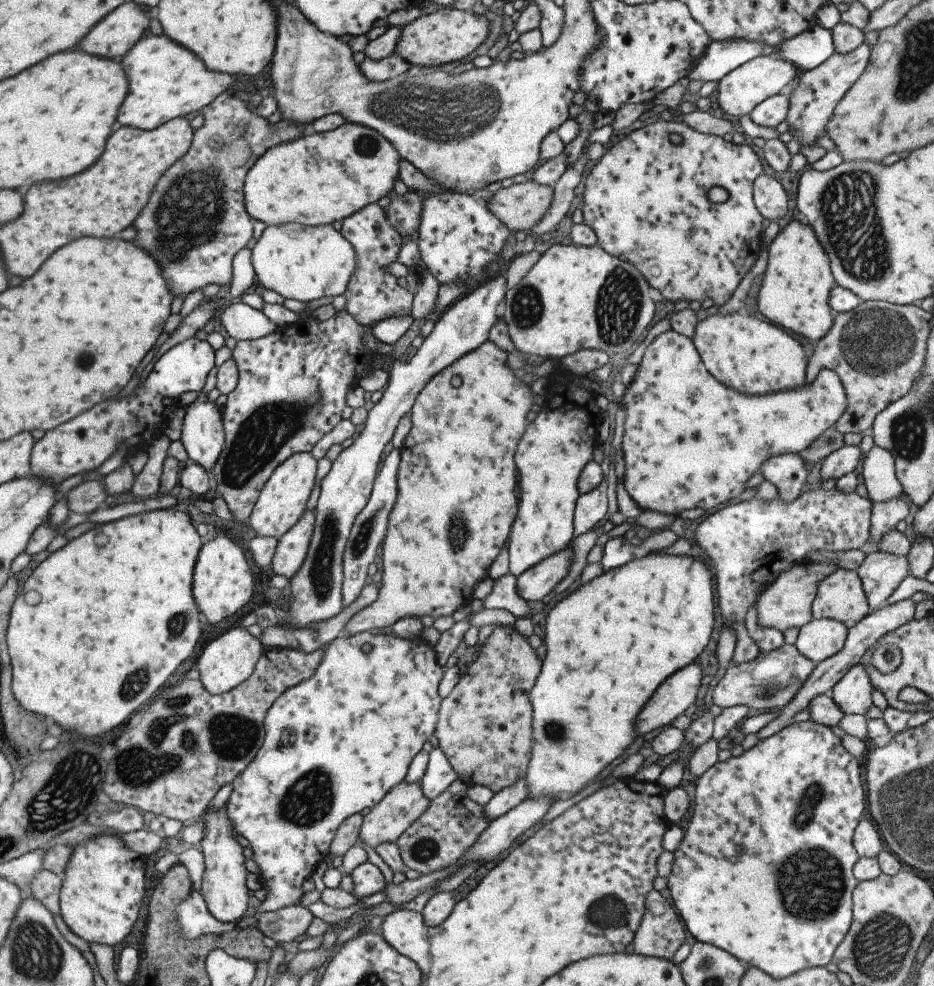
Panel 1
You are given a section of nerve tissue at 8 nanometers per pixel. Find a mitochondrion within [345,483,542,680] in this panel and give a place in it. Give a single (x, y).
(360, 540)

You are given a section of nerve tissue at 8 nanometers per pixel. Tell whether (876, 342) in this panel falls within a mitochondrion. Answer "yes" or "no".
yes

